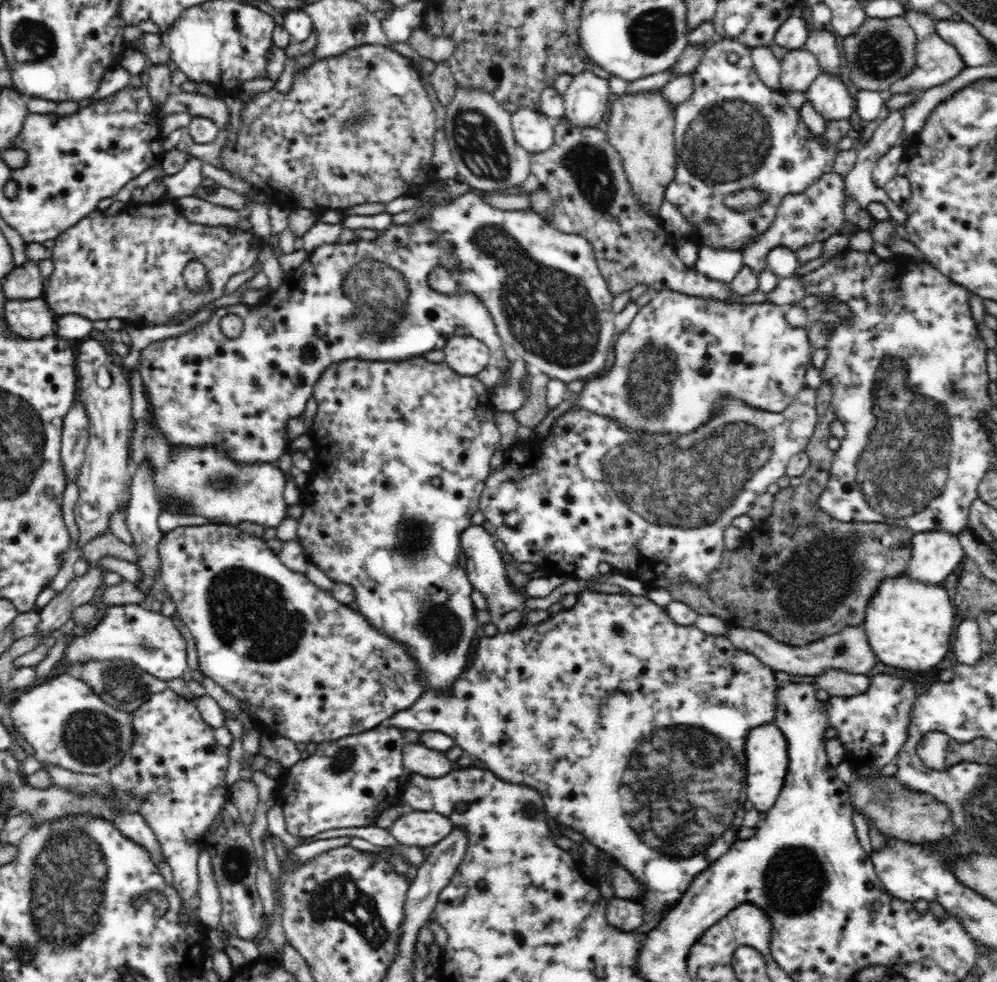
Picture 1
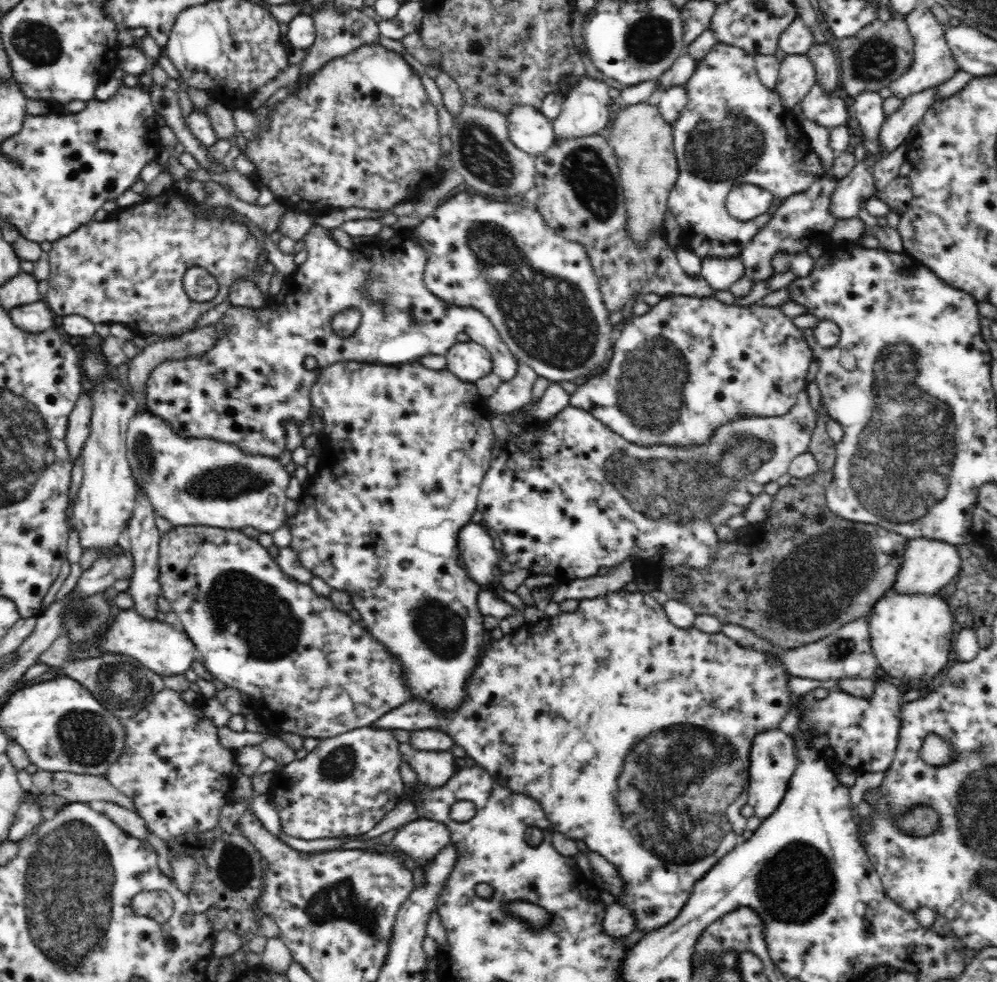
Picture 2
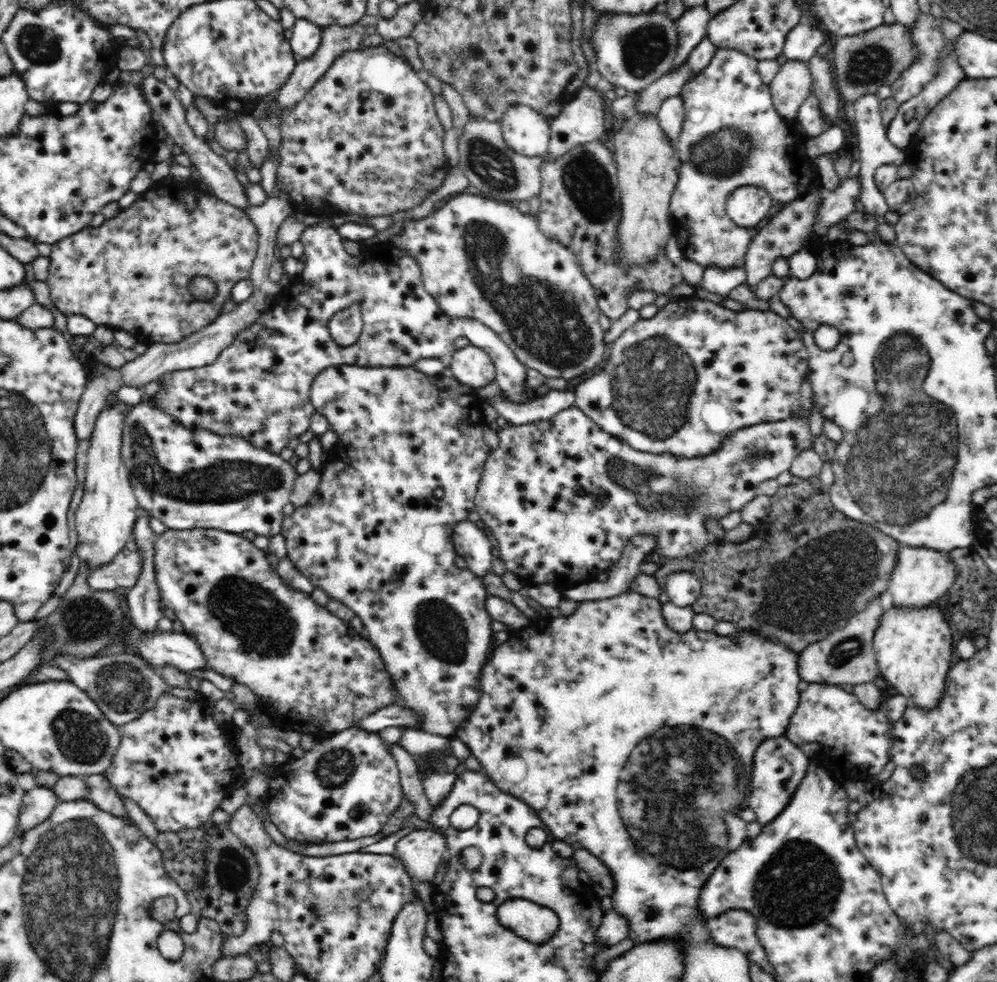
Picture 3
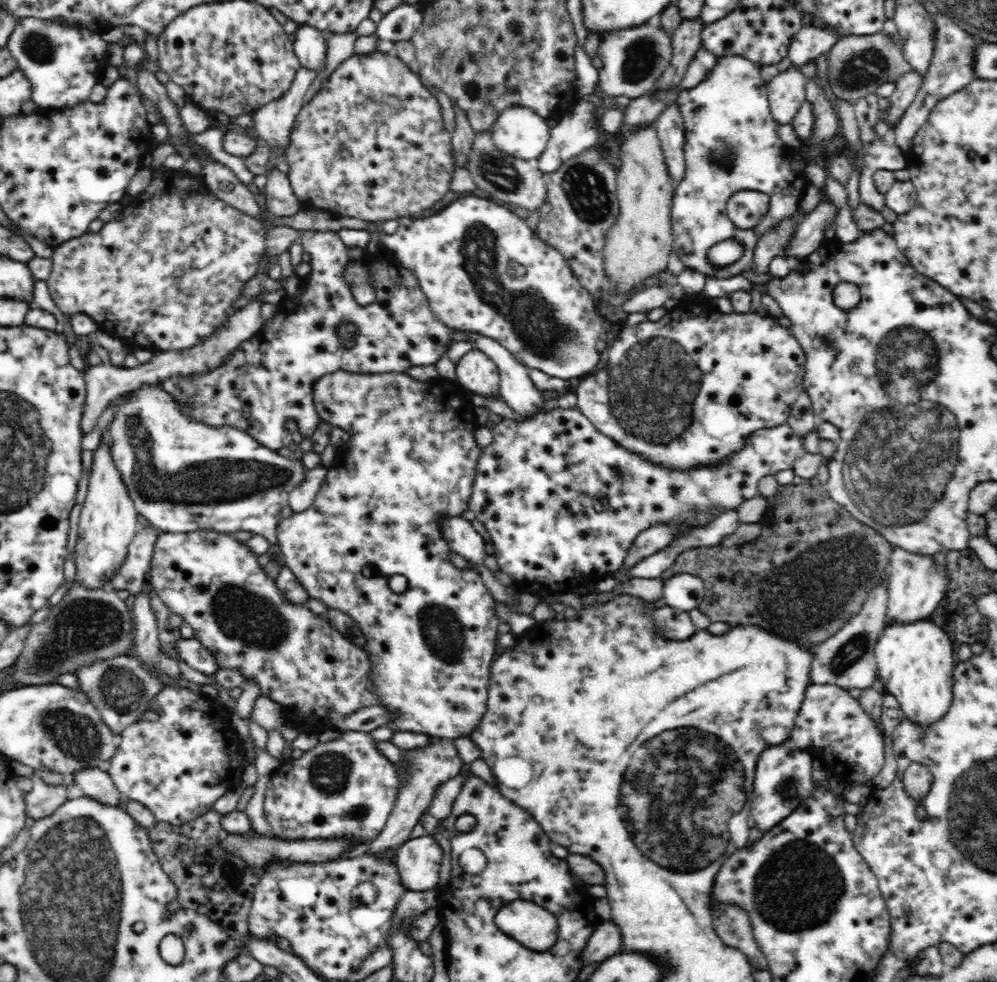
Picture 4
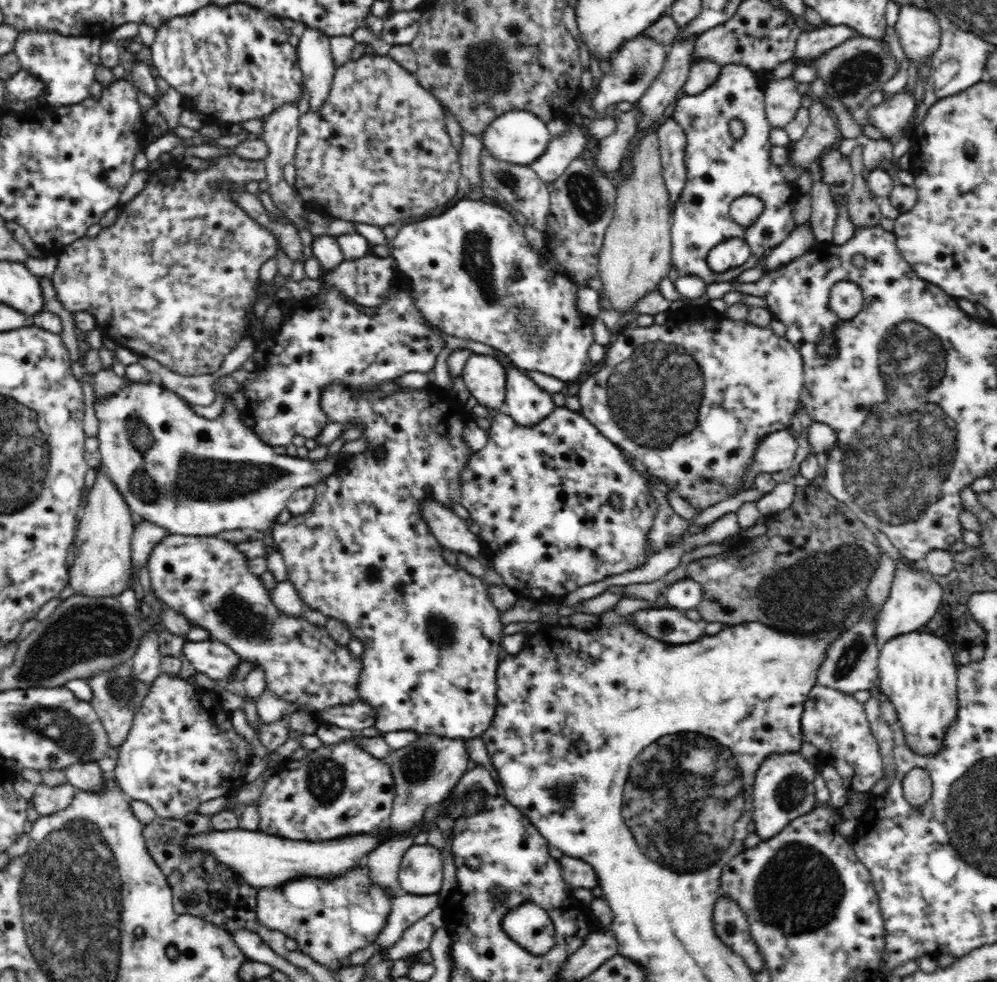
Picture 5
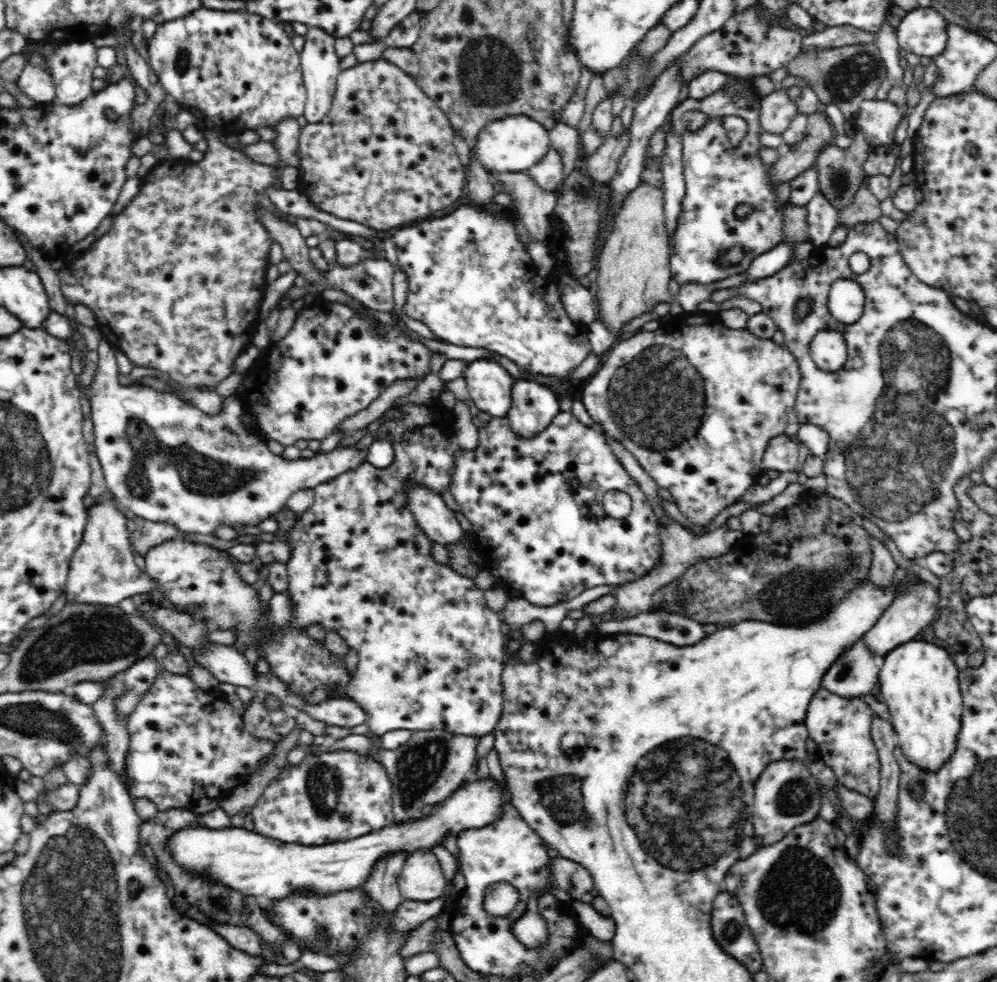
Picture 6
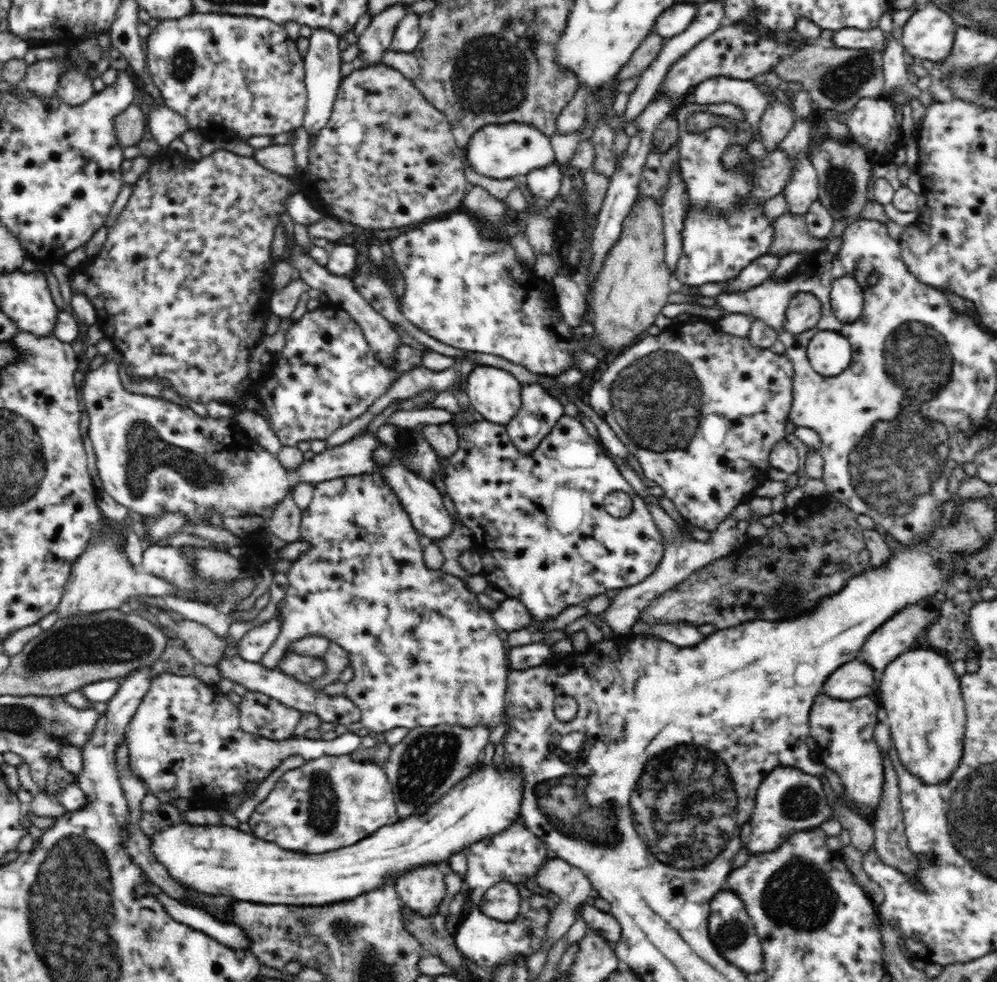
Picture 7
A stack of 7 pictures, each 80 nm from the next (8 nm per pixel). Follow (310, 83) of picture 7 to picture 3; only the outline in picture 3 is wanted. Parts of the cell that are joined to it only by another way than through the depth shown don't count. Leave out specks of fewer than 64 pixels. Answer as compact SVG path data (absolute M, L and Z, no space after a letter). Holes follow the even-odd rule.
M298 18L291 30L292 37L289 41L296 58L306 60L306 58L314 56L316 50L320 48L320 40L322 40L321 27L305 18Z

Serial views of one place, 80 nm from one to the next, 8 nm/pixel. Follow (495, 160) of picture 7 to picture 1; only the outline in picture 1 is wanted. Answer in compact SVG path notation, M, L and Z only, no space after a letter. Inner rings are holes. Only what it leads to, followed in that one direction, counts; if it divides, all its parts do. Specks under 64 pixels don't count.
M522 107L511 114L515 140L528 153L542 153L554 145L554 122L544 114Z

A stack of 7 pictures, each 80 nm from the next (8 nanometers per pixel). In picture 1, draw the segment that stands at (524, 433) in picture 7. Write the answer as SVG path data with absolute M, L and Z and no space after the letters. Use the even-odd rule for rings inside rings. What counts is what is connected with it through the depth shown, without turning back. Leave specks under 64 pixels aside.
M430 217L424 218L418 223L398 225L392 224L377 237L374 241L366 241L357 239L354 242L346 244L320 244L308 252L306 260L296 269L289 271L283 278L283 283L275 291L271 291L266 300L259 305L248 306L244 303L217 308L211 319L196 327L189 333L184 333L179 337L170 337L167 339L155 341L149 344L140 354L140 376L142 377L145 394L149 394L149 404L152 405L155 416L155 424L160 427L162 435L168 439L168 443L172 446L184 447L203 447L206 445L216 445L218 449L224 449L234 461L238 463L258 463L258 462L277 462L278 458L288 451L288 433L286 424L292 418L298 418L304 410L306 410L306 402L313 396L313 386L321 377L321 374L330 365L348 358L360 358L360 360L380 361L380 362L400 362L410 358L420 357L430 353L432 350L443 350L446 342L454 336L459 327L467 328L470 336L474 336L481 340L488 348L490 348L490 356L496 359L498 370L506 372L510 368L510 360L507 358L502 339L497 333L496 325L494 324L491 314L488 309L483 306L475 294L471 292L456 292L456 294L444 294L430 288L428 277L435 266L442 265L446 271L455 271L459 264L458 257L450 252L447 244L441 242L441 238L429 228ZM228 314L235 314L242 319L242 332L235 339L228 338L222 333L220 320ZM304 354L312 354L314 362L306 364L304 362Z

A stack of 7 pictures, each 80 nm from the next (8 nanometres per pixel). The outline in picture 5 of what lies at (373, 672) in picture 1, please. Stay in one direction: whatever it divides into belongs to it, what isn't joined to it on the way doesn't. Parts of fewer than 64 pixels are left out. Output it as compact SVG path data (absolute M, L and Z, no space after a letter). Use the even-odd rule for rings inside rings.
M170 533L166 538L162 538L158 544L152 549L152 554L148 558L148 573L150 573L150 581L152 582L152 589L156 594L156 597L164 603L165 608L170 608L176 612L182 613L183 616L188 618L188 621L195 627L205 629L209 633L210 641L222 642L234 653L240 657L240 662L252 662L254 667L260 667L264 671L264 679L266 679L267 690L270 690L273 694L276 694L279 698L282 698L286 702L298 703L301 708L307 708L314 717L319 716L319 712L335 707L338 705L349 705L360 701L360 695L358 695L358 683L360 671L362 670L362 658L353 657L350 655L350 651L347 646L338 646L336 641L327 633L326 628L316 627L310 625L310 622L306 621L304 617L288 617L288 614L279 612L276 605L272 602L272 592L267 591L260 580L260 577L256 577L250 573L250 562L245 558L243 554L237 549L237 544L230 541L226 541L222 536L186 536L182 534Z

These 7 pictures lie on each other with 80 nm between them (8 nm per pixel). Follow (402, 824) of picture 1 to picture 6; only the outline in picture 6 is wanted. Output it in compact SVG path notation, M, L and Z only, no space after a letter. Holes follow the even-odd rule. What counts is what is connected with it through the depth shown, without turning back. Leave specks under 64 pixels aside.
M416 850L406 857L397 887L405 900L430 902L443 895L446 884L440 862L433 851Z

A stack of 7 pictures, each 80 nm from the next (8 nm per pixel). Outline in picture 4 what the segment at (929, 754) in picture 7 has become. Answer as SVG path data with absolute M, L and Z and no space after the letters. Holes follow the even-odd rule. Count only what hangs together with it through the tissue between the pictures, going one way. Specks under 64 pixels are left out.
M929 617L906 625L888 625L874 646L877 673L885 694L892 695L910 722L934 724L950 710L954 686L954 648L947 627L938 627Z

